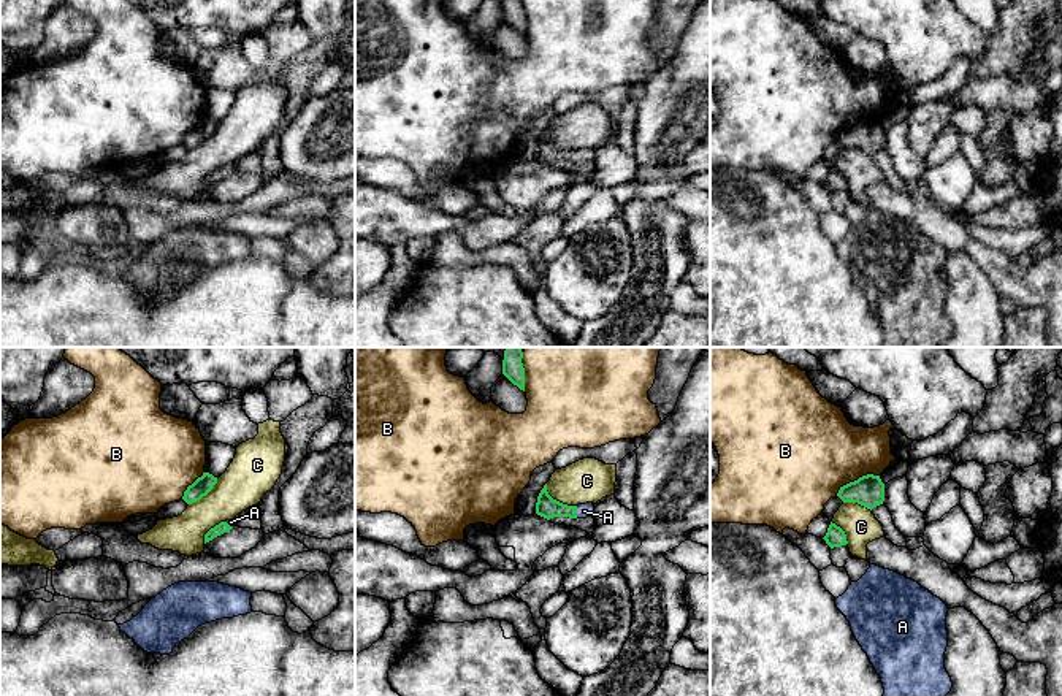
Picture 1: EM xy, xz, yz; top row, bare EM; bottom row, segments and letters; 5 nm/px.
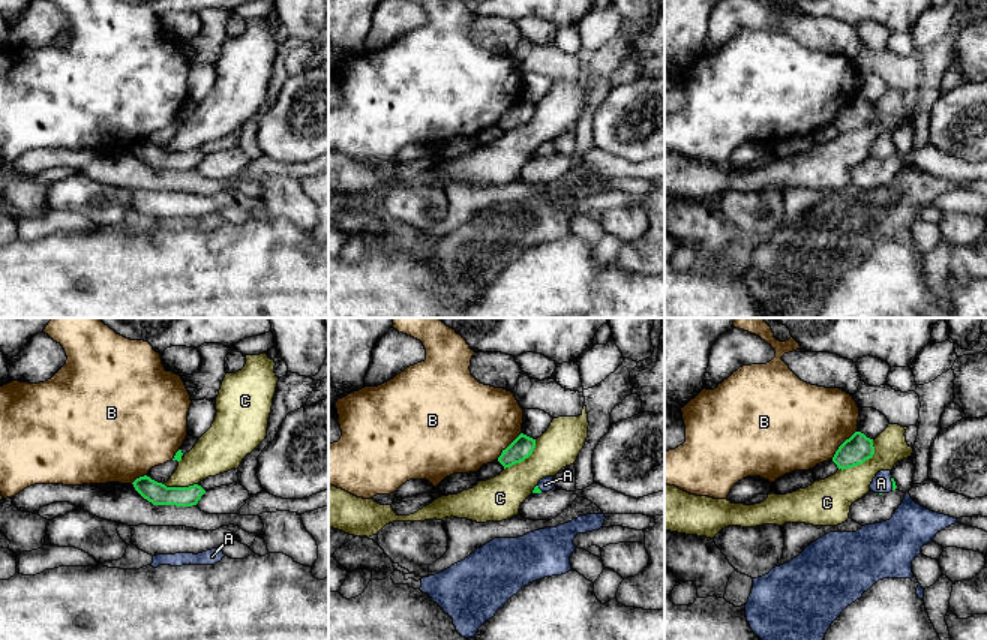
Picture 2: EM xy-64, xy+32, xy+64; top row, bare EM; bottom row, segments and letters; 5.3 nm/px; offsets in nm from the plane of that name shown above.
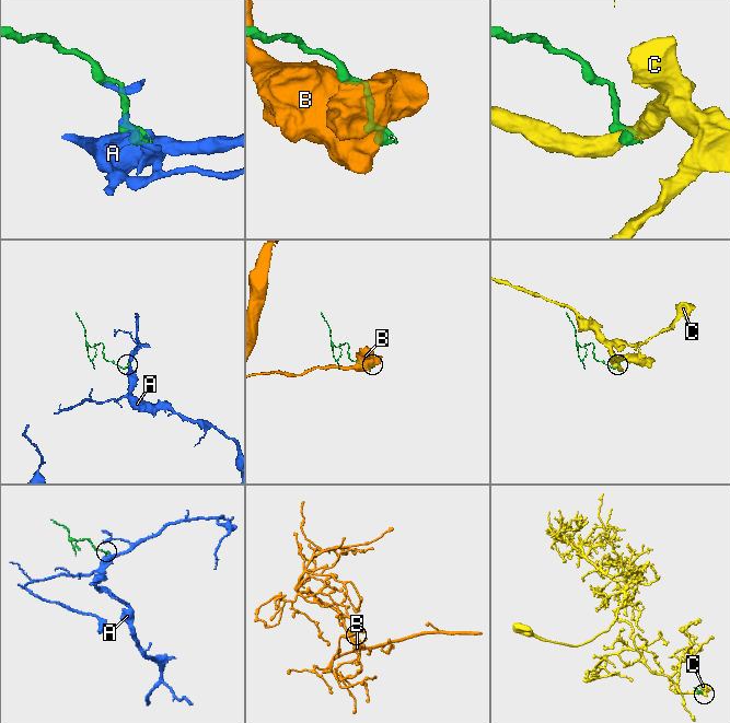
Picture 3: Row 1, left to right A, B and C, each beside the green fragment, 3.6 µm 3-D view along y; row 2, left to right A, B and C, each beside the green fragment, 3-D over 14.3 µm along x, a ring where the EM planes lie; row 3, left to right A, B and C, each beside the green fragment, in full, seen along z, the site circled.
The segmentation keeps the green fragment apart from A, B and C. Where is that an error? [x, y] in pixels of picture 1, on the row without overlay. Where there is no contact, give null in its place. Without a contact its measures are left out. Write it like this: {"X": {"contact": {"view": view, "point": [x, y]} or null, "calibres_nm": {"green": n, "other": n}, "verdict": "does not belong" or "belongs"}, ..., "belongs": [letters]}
{"A": {"contact": {"view": "xz", "point": [576, 157]}, "calibres_nm": {"green": 110, "other": 70}, "verdict": "belongs"}, "B": {"contact": {"view": "yz", "point": [858, 124]}, "calibres_nm": {"green": 160, "other": 420}, "verdict": "does not belong"}, "C": {"contact": {"view": "xz", "point": [558, 146]}, "calibres_nm": {"green": 110, "other": 220}, "verdict": "does not belong"}, "belongs": ["A"]}

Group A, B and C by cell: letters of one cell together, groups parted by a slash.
A / B / C

